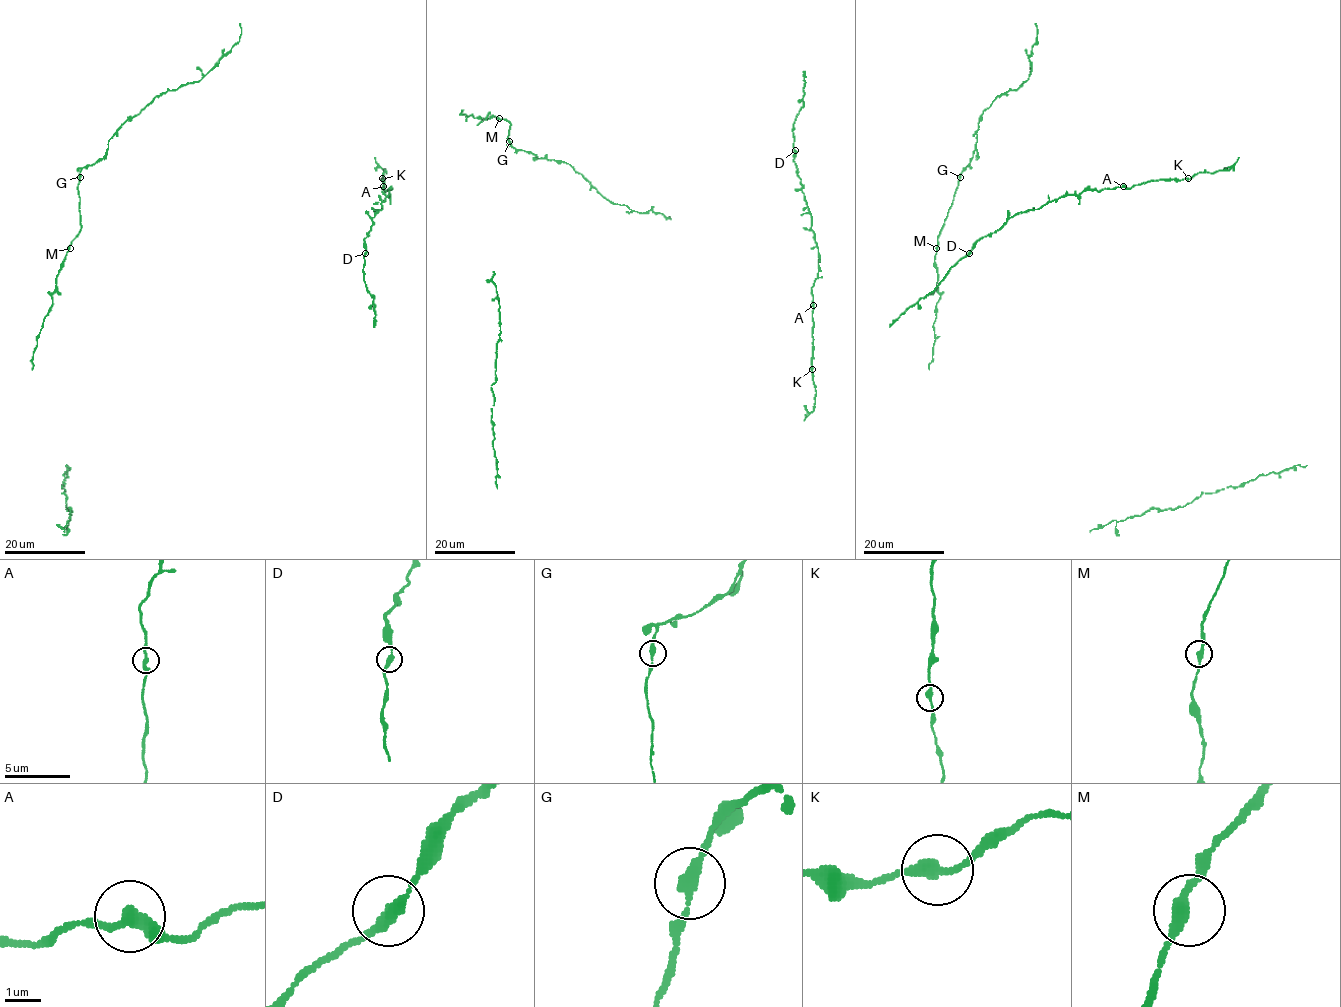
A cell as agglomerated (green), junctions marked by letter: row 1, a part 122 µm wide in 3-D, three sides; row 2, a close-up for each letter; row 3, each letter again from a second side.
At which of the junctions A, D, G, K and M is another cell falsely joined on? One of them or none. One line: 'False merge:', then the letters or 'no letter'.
False merge: K

